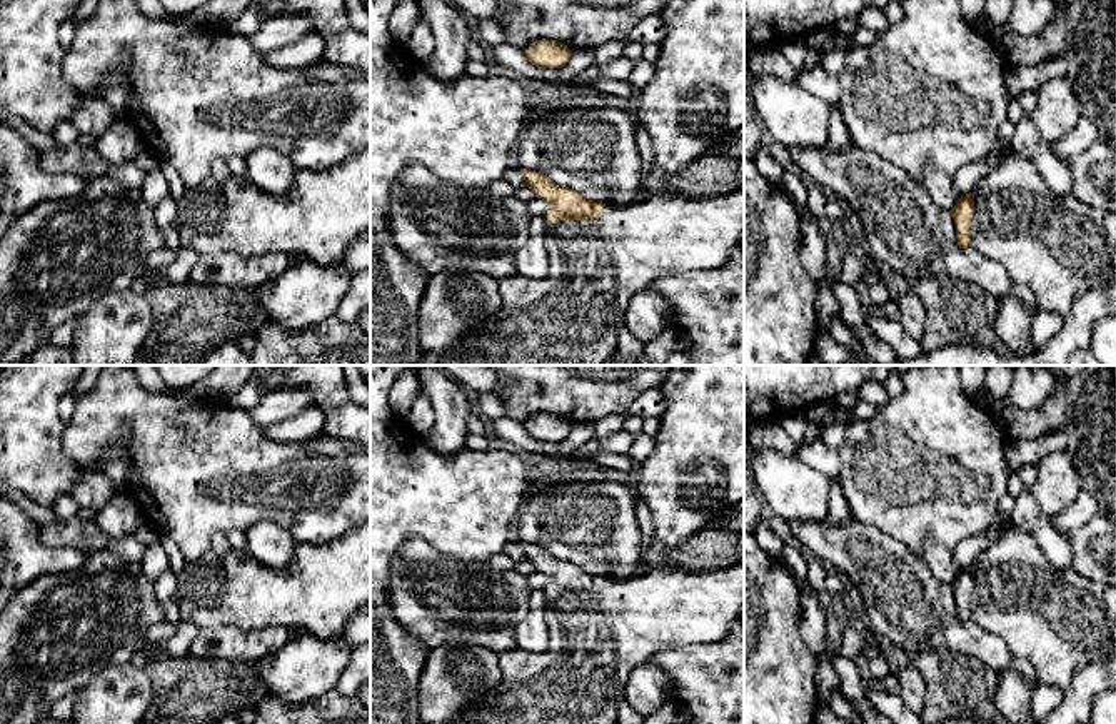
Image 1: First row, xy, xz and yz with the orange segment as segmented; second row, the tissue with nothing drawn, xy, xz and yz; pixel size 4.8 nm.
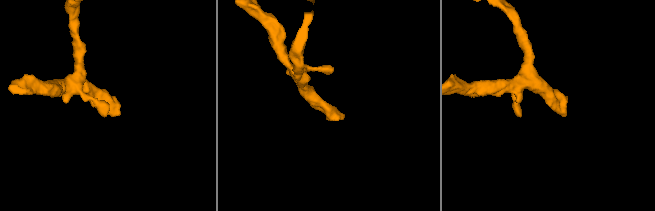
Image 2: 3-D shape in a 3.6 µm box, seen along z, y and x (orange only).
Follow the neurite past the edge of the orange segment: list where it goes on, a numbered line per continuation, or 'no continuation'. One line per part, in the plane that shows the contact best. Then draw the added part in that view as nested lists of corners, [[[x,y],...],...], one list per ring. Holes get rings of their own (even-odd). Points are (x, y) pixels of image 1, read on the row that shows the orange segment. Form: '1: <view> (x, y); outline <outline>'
1: xz (569, 317); outline [[[744,187],[704,199],[651,195],[626,207],[606,205],[599,219],[547,219],[547,225],[547,275],[500,280],[500,310],[444,352],[422,354],[415,365],[604,365],[636,294],[662,274],[721,269],[744,244]]]

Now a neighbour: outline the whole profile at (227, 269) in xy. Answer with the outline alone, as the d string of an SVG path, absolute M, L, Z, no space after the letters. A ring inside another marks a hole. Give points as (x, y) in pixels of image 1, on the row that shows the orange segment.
M282 252L244 257L239 254L202 255L189 282L204 285L225 285L257 289L290 267L290 257Z

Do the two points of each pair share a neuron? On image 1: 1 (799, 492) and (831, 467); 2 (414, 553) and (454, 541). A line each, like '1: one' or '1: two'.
1: two
2: two

